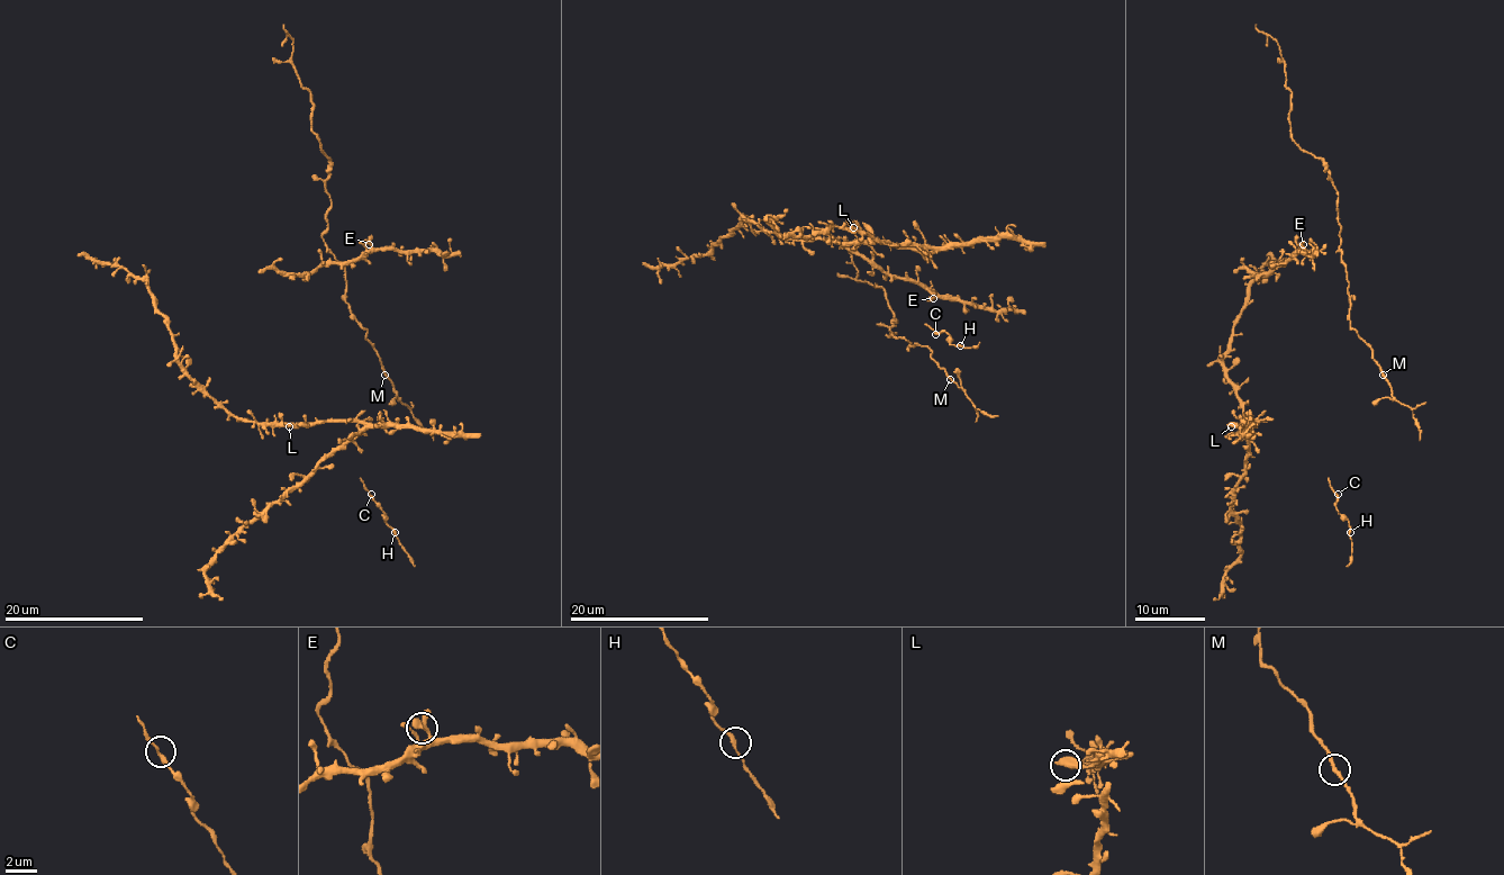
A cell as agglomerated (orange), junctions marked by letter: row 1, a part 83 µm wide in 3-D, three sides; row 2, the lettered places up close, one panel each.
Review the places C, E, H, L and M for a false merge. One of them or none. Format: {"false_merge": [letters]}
{"false_merge": []}

